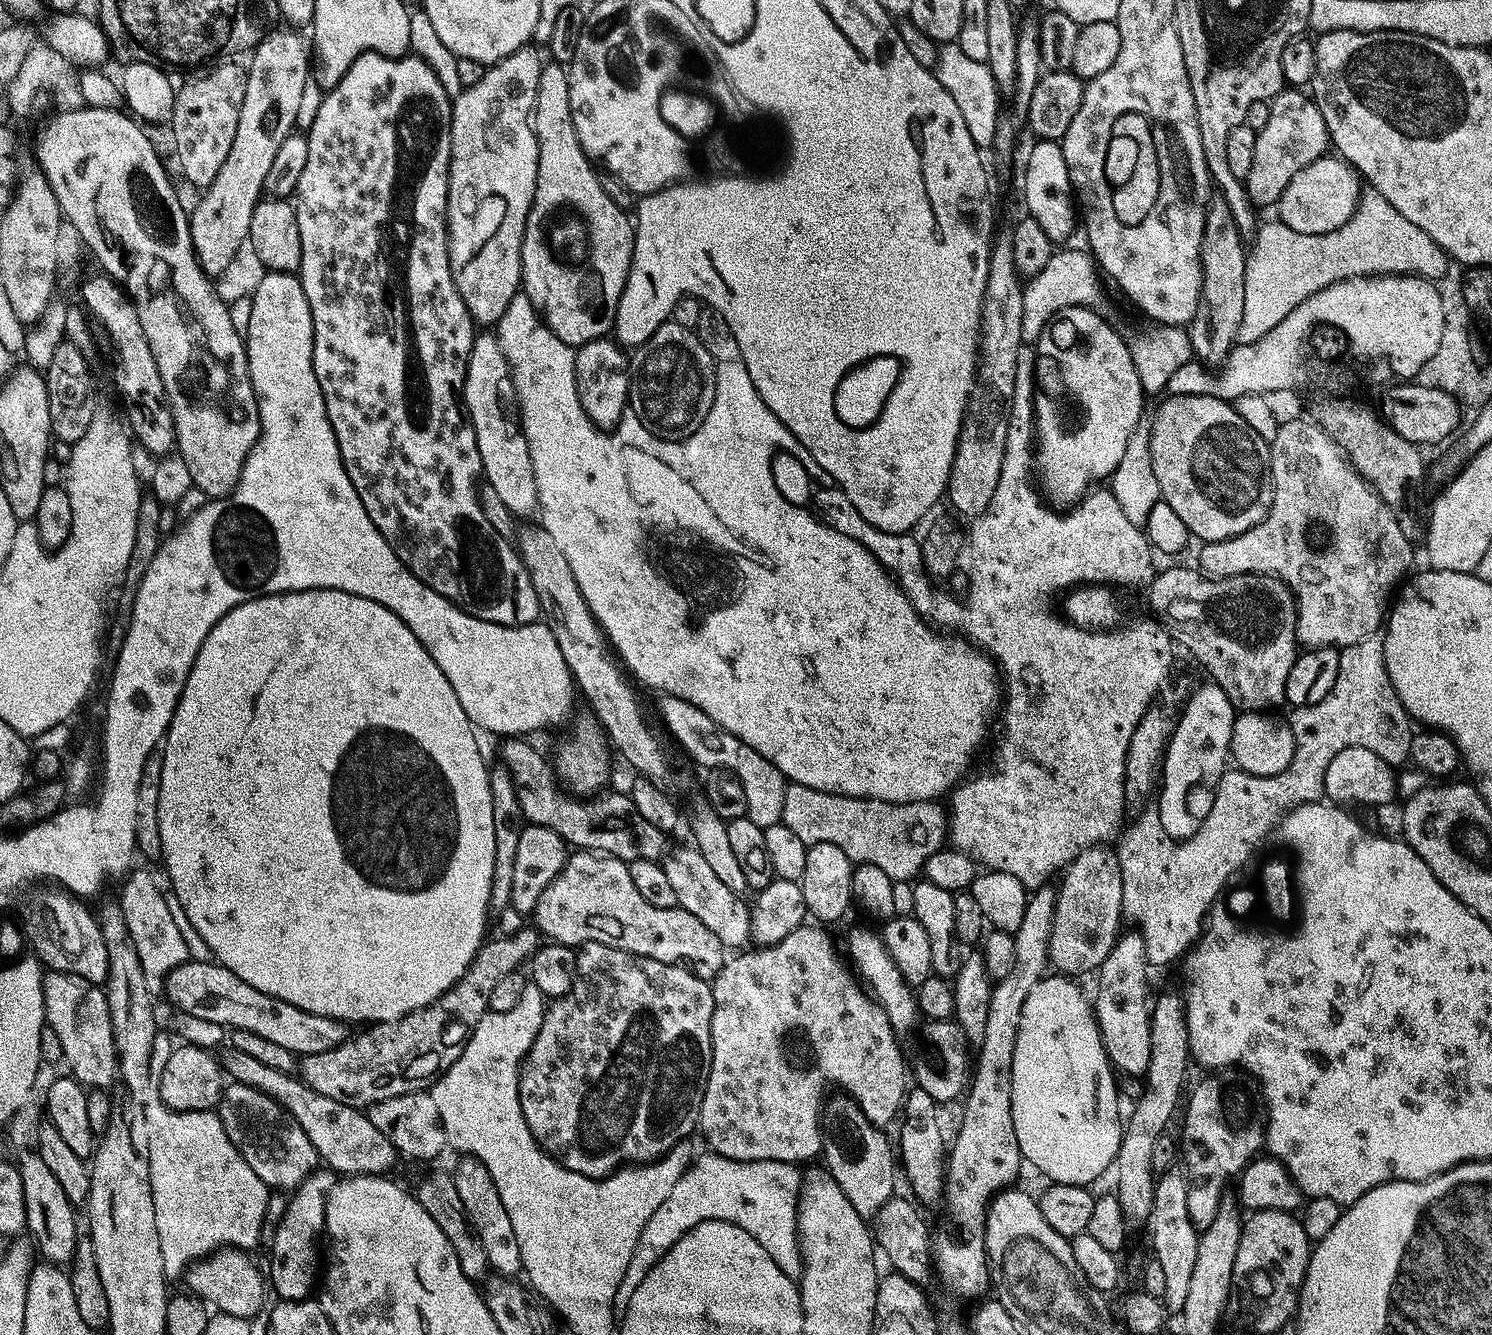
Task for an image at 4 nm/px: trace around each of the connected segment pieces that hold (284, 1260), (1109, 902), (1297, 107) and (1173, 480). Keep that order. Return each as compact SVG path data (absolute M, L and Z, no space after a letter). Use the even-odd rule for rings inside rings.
M327 1166L313 1172L312 1177L305 1184L295 1189L291 1197L293 1200L289 1202L288 1209L285 1210L284 1217L276 1228L276 1237L272 1240L270 1288L275 1295L276 1292L280 1295L281 1301L302 1302L317 1291L318 1277L322 1272L320 1235L322 1238L326 1232L330 1194L336 1189L337 1183L337 1173ZM316 1275L318 1275L317 1280Z
M1111 847L1088 848L1063 873L1064 885L1059 885L1056 897L1056 913L1052 923L1052 937L1048 943L1048 960L1057 973L1069 978L1080 978L1083 972L1095 973L1103 968L1121 939L1120 920L1124 916L1124 890L1119 860Z
M1285 90L1271 101L1272 113L1269 114L1260 137L1255 137L1252 169L1246 177L1248 198L1253 205L1275 205L1302 169L1329 155L1330 137L1326 122L1315 99L1307 95L1304 97L1303 94L1305 93L1300 90Z
M1186 396L1166 399L1164 405L1156 412L1156 422L1150 426L1152 433L1152 450L1154 472L1158 476L1158 484L1161 486L1161 497L1163 503L1170 506L1178 514L1179 518L1185 522L1191 535L1204 544L1226 542L1227 540L1238 538L1239 535L1246 534L1248 530L1262 523L1270 514L1273 500L1276 497L1276 490L1272 487L1272 450L1270 444L1263 440L1239 414L1236 407L1231 403L1219 400L1216 397Z

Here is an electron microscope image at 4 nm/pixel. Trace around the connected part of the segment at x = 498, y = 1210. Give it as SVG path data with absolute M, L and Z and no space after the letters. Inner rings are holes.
M471 1158L461 1160L464 1161L454 1169L456 1185L467 1207L468 1217L476 1227L478 1238L482 1238L482 1246L486 1246L488 1267L500 1278L519 1277L524 1272L522 1250L518 1250L518 1234L514 1234L510 1214L506 1214L506 1206L502 1206L502 1194L498 1194L498 1186L484 1164Z

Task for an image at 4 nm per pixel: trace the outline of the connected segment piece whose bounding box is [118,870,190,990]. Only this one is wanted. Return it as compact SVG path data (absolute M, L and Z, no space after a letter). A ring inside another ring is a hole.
M133 871L123 884L124 893L118 897L118 902L126 914L126 926L130 930L134 950L138 950L138 962L142 964L145 984L149 990L156 988L156 980L160 986L167 985L168 975L190 960L188 940L176 921L177 913L174 908L172 913L159 882L150 873Z

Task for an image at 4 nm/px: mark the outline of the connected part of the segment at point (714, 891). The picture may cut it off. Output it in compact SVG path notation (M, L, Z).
M695 847L676 848L669 854L668 860L663 861L666 870L666 878L670 878L670 886L674 886L674 894L678 894L678 902L685 912L694 914L694 918L698 918L698 922L702 922L702 926L706 926L706 930L710 930L710 934L714 934L714 938L718 938L718 942L724 944L725 949L740 948L736 950L744 950L752 944L752 910L749 901L744 901L745 897L739 892L730 890L730 886L725 886L718 874L714 874L714 869L708 865L706 858L702 858L702 854Z

